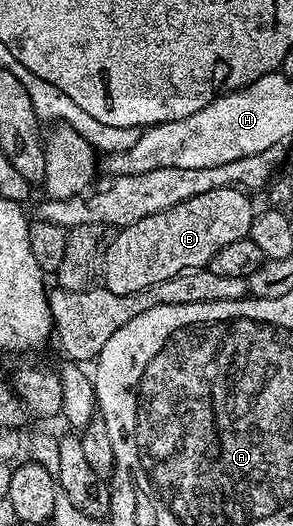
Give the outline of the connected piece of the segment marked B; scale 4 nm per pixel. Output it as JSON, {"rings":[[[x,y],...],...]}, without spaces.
{"rings":[[[237,187],[204,191],[204,195],[168,207],[168,211],[121,226],[108,247],[105,289],[116,295],[132,295],[156,283],[164,283],[164,279],[172,279],[172,275],[185,269],[209,266],[212,255],[216,255],[220,247],[249,237],[256,206],[246,197],[249,196]]]}

